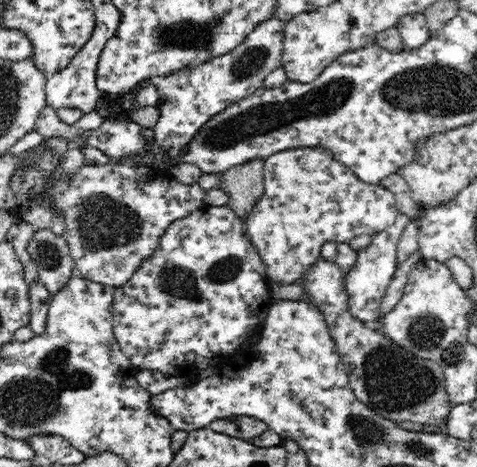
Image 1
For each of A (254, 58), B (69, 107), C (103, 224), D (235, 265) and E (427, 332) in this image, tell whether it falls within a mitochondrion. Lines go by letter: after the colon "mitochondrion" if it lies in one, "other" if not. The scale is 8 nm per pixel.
A: mitochondrion
B: other
C: mitochondrion
D: mitochondrion
E: mitochondrion

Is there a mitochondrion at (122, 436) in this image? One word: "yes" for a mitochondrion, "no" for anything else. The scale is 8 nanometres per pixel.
no

